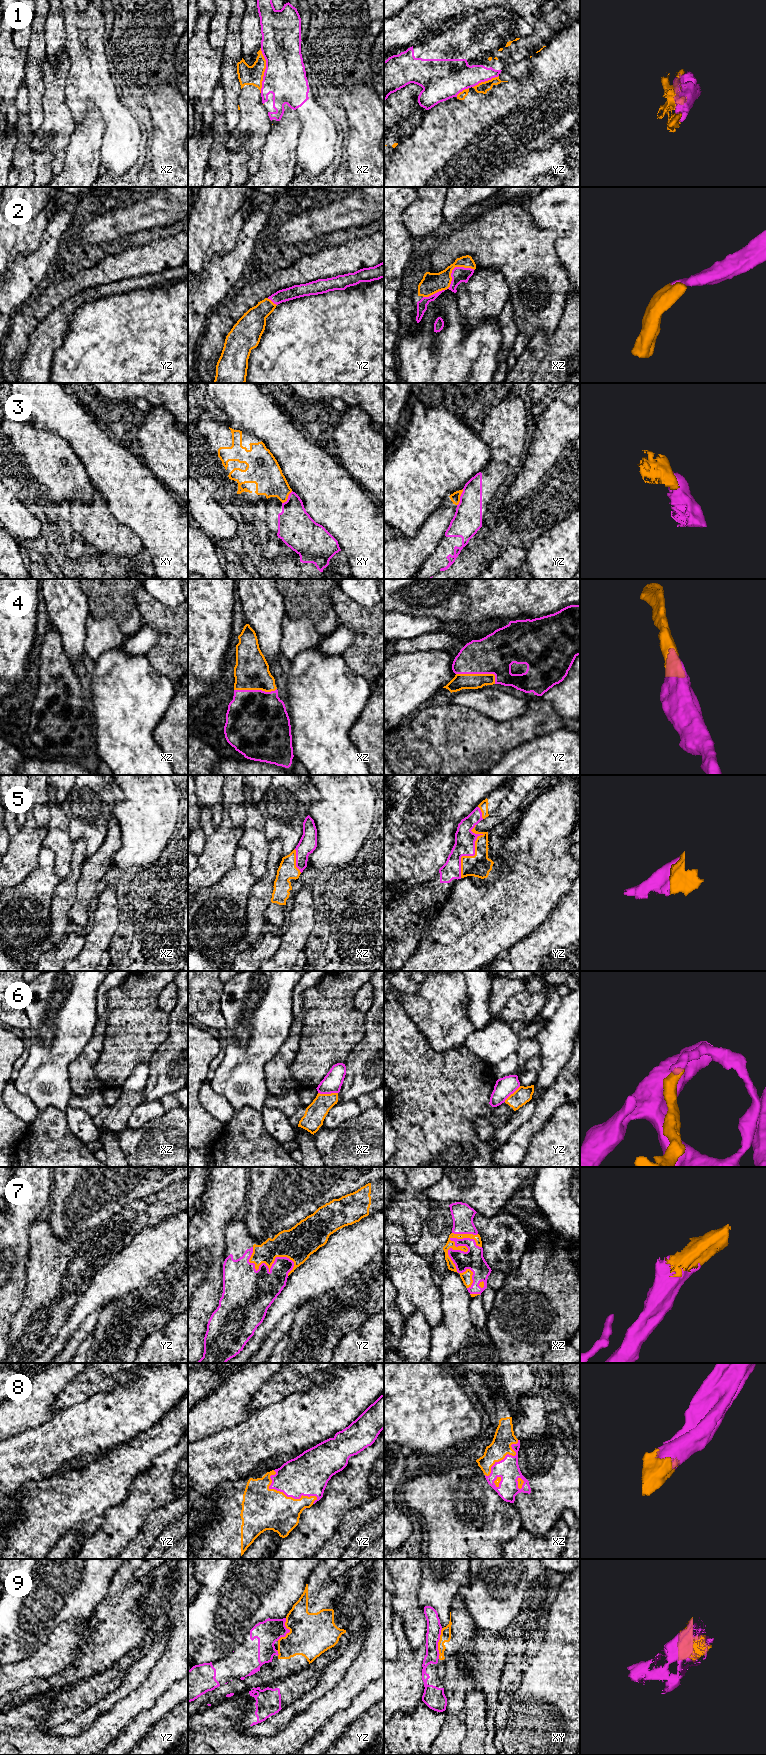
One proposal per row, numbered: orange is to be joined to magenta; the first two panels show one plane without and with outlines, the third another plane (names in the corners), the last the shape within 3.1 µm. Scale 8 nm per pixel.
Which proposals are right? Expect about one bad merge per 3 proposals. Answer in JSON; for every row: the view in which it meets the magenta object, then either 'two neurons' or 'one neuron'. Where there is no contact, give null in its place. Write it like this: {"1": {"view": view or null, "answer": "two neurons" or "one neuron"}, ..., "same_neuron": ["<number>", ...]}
{"1": {"view": "xz", "answer": "two neurons"}, "2": {"view": "xz", "answer": "one neuron"}, "3": {"view": "yz", "answer": "two neurons"}, "4": {"view": "yz", "answer": "one neuron"}, "5": {"view": "yz", "answer": "one neuron"}, "6": {"view": "xz", "answer": "two neurons"}, "7": {"view": "xz", "answer": "one neuron"}, "8": {"view": "yz", "answer": "one neuron"}, "9": {"view": "xy", "answer": "two neurons"}, "same_neuron": ["2", "4", "5", "7", "8"]}

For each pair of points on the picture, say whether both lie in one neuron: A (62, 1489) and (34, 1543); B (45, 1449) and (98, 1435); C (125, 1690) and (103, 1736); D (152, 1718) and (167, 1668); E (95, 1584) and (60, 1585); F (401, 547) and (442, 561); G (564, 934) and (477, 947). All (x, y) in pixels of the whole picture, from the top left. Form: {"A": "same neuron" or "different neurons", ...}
{"A": "same neuron", "B": "same neuron", "C": "different neurons", "D": "different neurons", "E": "same neuron", "F": "different neurons", "G": "different neurons"}

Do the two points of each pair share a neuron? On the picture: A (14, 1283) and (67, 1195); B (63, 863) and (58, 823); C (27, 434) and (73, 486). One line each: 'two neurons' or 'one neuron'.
A: two neurons
B: one neuron
C: one neuron

